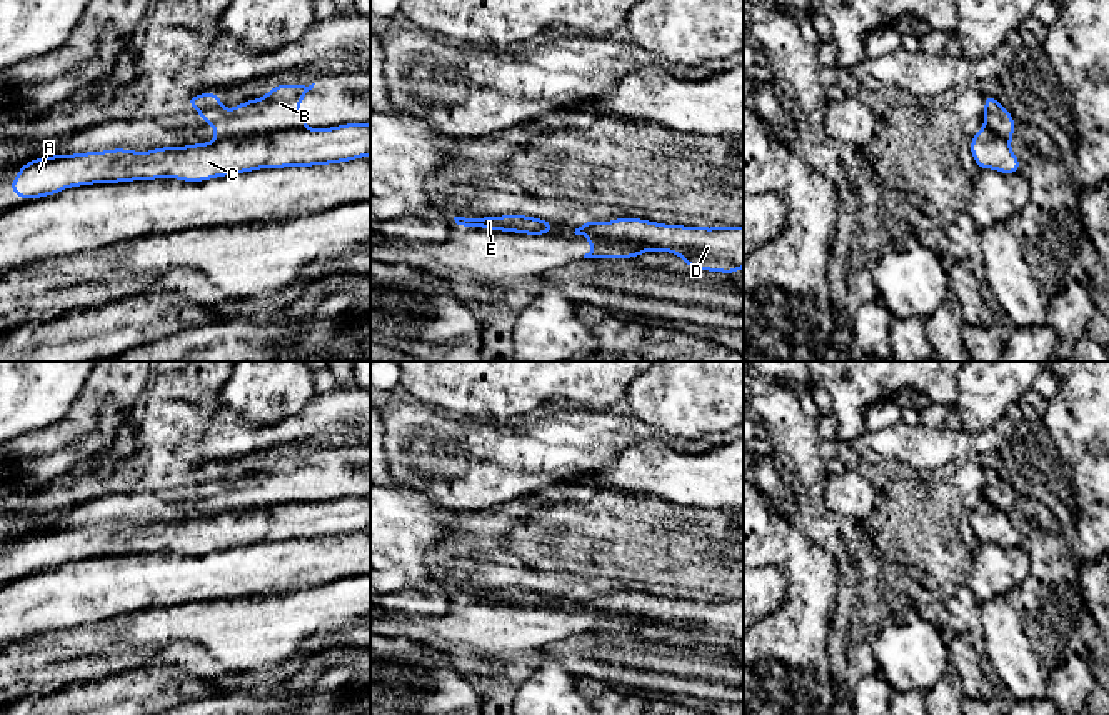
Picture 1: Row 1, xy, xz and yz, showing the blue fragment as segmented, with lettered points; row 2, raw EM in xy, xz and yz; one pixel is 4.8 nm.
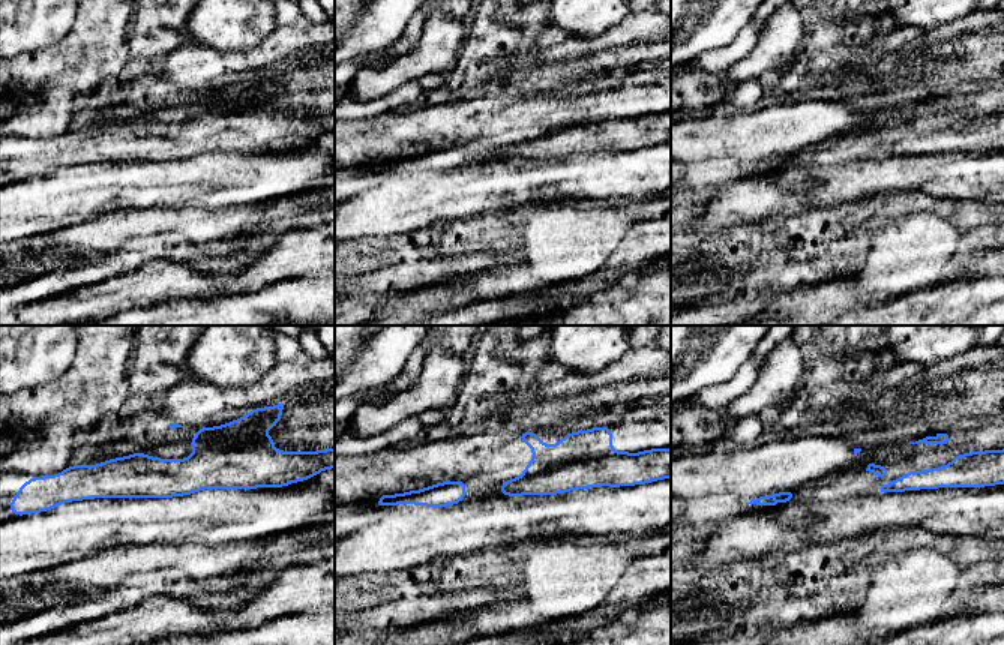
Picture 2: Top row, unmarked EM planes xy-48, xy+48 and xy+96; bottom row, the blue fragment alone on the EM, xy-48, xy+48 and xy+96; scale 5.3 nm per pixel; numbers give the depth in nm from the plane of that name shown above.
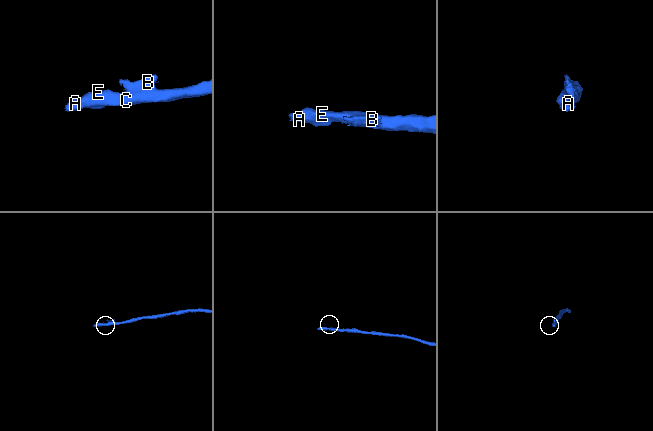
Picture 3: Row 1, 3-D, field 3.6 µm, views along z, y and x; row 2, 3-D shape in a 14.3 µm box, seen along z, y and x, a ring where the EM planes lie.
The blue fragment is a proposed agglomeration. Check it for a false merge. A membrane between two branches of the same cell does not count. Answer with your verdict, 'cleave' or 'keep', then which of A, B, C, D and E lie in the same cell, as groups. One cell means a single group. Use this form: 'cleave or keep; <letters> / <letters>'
cleave; A C D E / B

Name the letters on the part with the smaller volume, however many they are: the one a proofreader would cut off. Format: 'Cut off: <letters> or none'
Cut off: B

